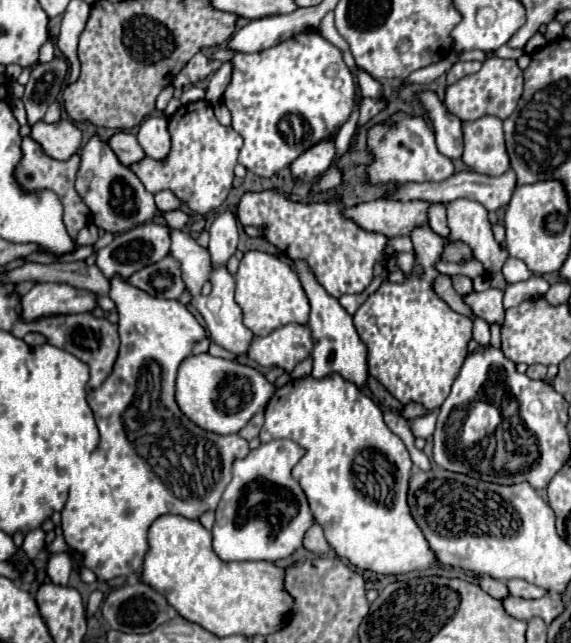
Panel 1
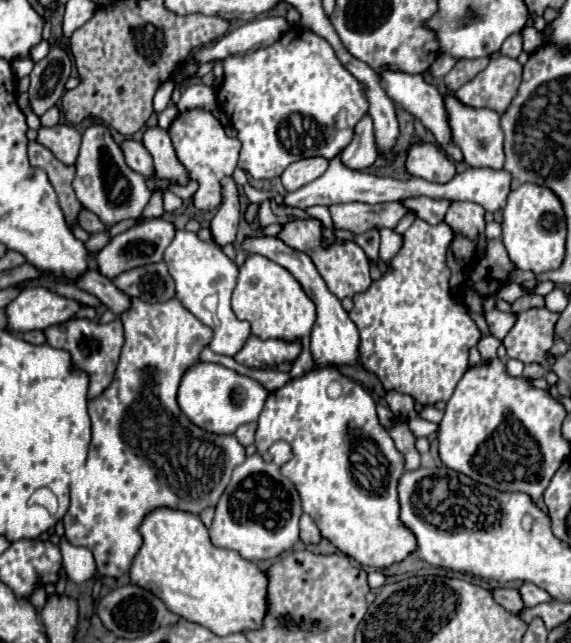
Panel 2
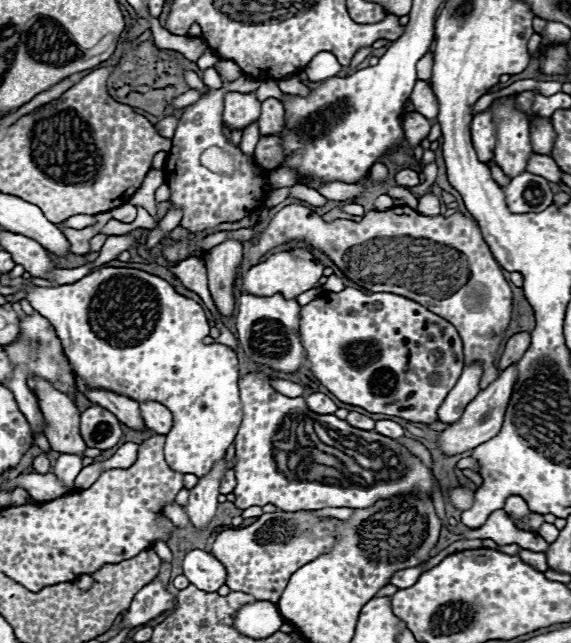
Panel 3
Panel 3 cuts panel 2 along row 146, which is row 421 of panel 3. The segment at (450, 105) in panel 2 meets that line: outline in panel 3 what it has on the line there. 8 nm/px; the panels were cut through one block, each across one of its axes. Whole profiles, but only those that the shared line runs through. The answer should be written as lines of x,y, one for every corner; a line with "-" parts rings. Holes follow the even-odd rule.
508,366
506,370
502,370
498,374
498,378
484,390
478,392
478,396
466,406
460,422
456,424
450,424
442,434
440,434
440,440
438,440
438,446
444,454
448,456
454,456
454,454
460,454
468,448
476,448
480,442
486,442
488,438
494,438
500,428
502,428
502,420
504,420
504,412
506,412
506,406
510,402
510,396
512,396
512,390
514,390
514,384
518,380
518,368
516,366

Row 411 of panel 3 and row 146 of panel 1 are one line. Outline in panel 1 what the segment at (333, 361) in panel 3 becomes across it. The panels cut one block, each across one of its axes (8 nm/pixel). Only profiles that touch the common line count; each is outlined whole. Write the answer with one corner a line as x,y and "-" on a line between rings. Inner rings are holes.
398,112
386,122
372,124
366,134
368,150
372,154
372,162
366,166
366,178
370,184
406,186
408,182
442,182
454,174
452,160
438,152
434,130
424,116

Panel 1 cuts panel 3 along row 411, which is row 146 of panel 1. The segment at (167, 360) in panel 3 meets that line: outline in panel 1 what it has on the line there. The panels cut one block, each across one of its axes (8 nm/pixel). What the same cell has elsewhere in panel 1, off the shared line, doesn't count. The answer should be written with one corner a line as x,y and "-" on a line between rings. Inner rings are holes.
206,100
180,106
168,118
170,132
170,152
162,160
144,156
136,166
128,166
144,184
150,194
160,190
170,190
176,198
196,214
208,214
216,210
228,196
234,180
234,166
242,146
240,134
232,126
222,126
212,106

